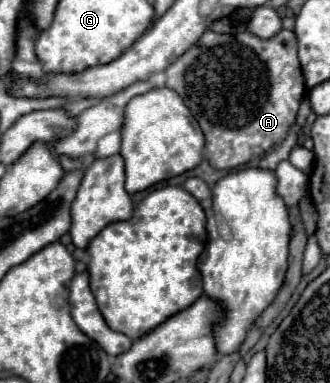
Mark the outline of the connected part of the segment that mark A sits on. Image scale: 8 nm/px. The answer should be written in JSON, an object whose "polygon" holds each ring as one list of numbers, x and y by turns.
{"polygon":[[210,29,166,69,166,87,176,91,206,137,206,159,214,169,234,169,254,157,262,157,278,147,296,123,296,113,306,91,302,69,298,63,298,43,292,31,282,29,272,39,260,39,250,31,222,35]]}

